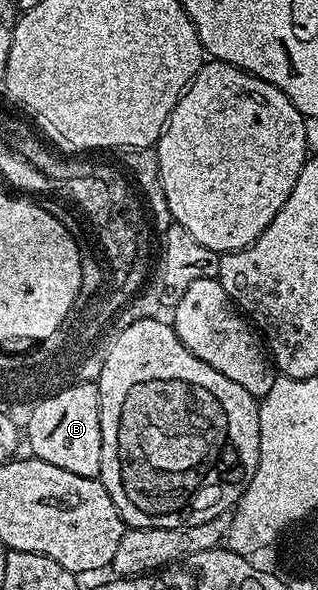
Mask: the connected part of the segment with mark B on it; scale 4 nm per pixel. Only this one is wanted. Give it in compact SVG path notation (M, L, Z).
M96 381L75 383L37 409L32 422L32 440L37 450L33 457L47 460L55 468L67 468L75 476L100 479L103 440Z

